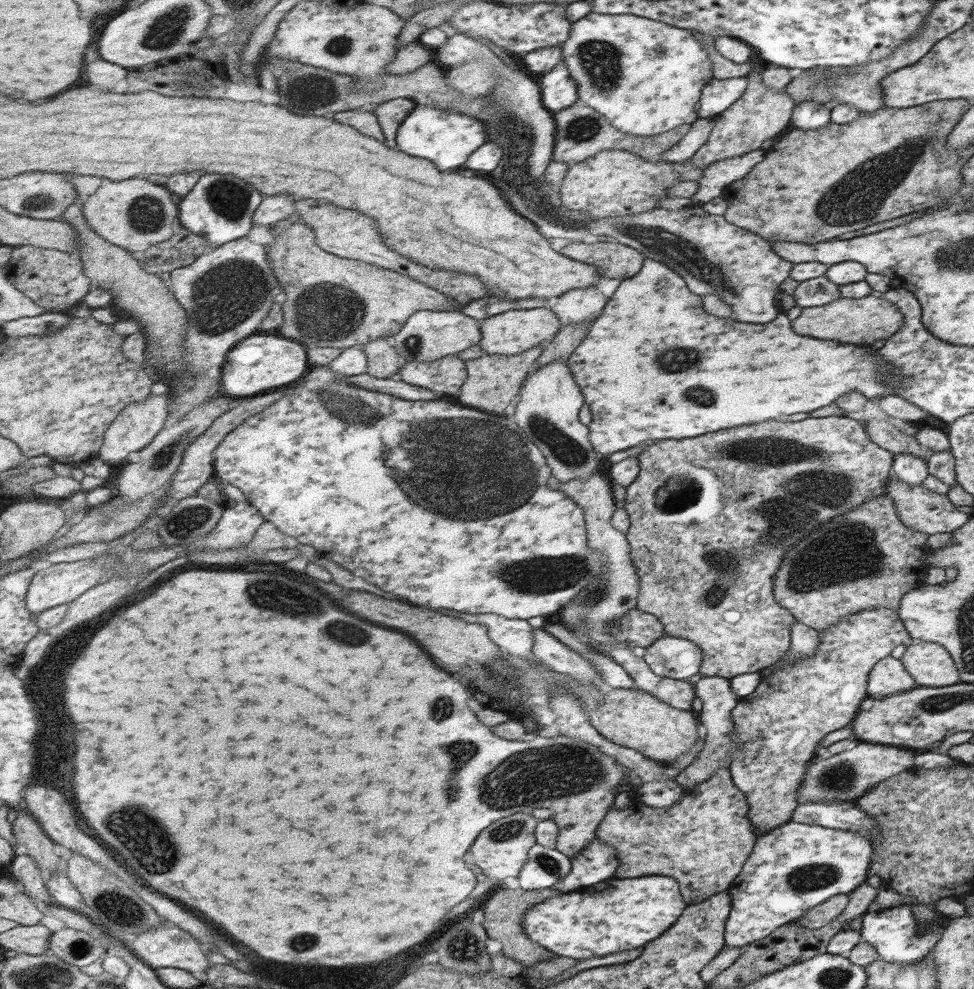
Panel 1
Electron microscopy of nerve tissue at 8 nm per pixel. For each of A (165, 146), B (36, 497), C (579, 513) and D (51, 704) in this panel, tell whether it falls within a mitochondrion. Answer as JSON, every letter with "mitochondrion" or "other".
{"A":"other","B":"other","C":"other","D":"other"}

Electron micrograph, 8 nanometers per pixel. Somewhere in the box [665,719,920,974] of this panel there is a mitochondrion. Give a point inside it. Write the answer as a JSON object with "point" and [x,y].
{"point":[815,876]}

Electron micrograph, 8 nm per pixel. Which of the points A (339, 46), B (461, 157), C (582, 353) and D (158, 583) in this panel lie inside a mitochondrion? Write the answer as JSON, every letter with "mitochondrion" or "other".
{"A":"mitochondrion","B":"other","C":"other","D":"other"}

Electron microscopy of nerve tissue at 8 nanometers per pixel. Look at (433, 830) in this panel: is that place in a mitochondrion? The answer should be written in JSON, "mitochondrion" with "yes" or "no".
{"mitochondrion":"no"}

